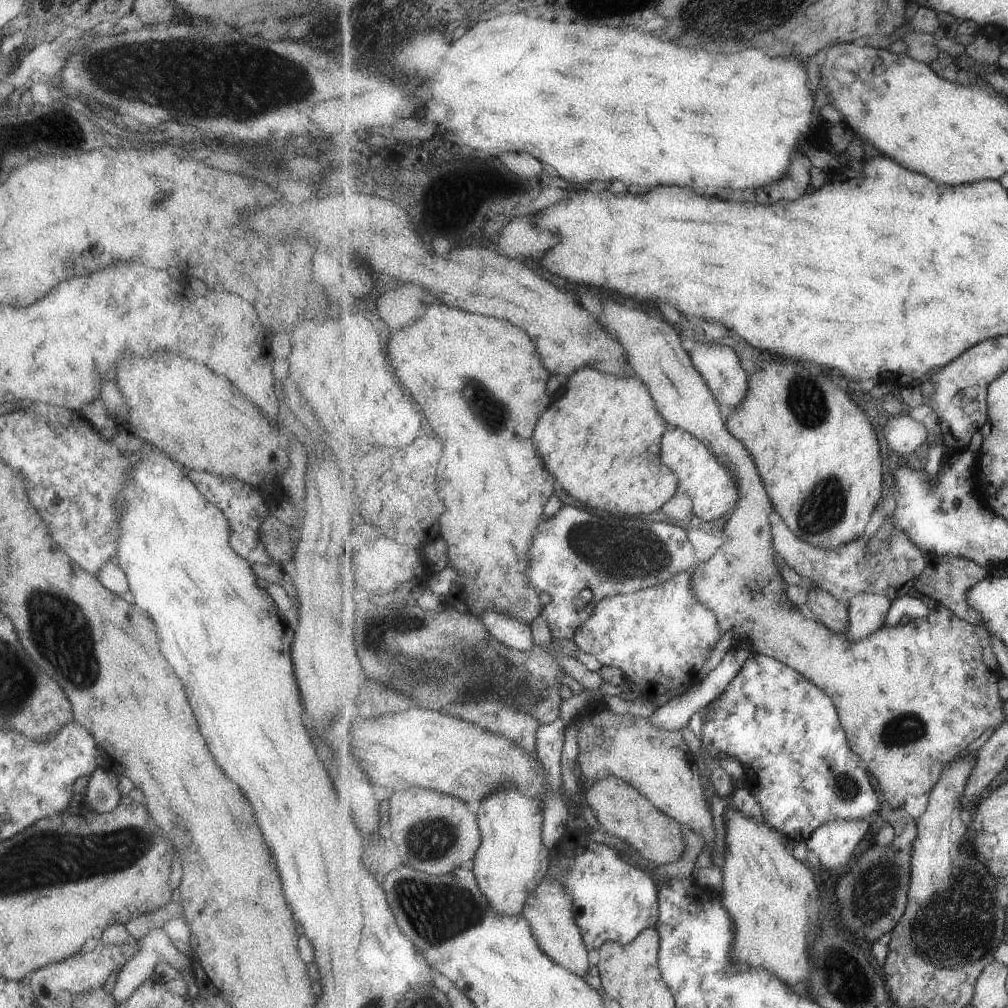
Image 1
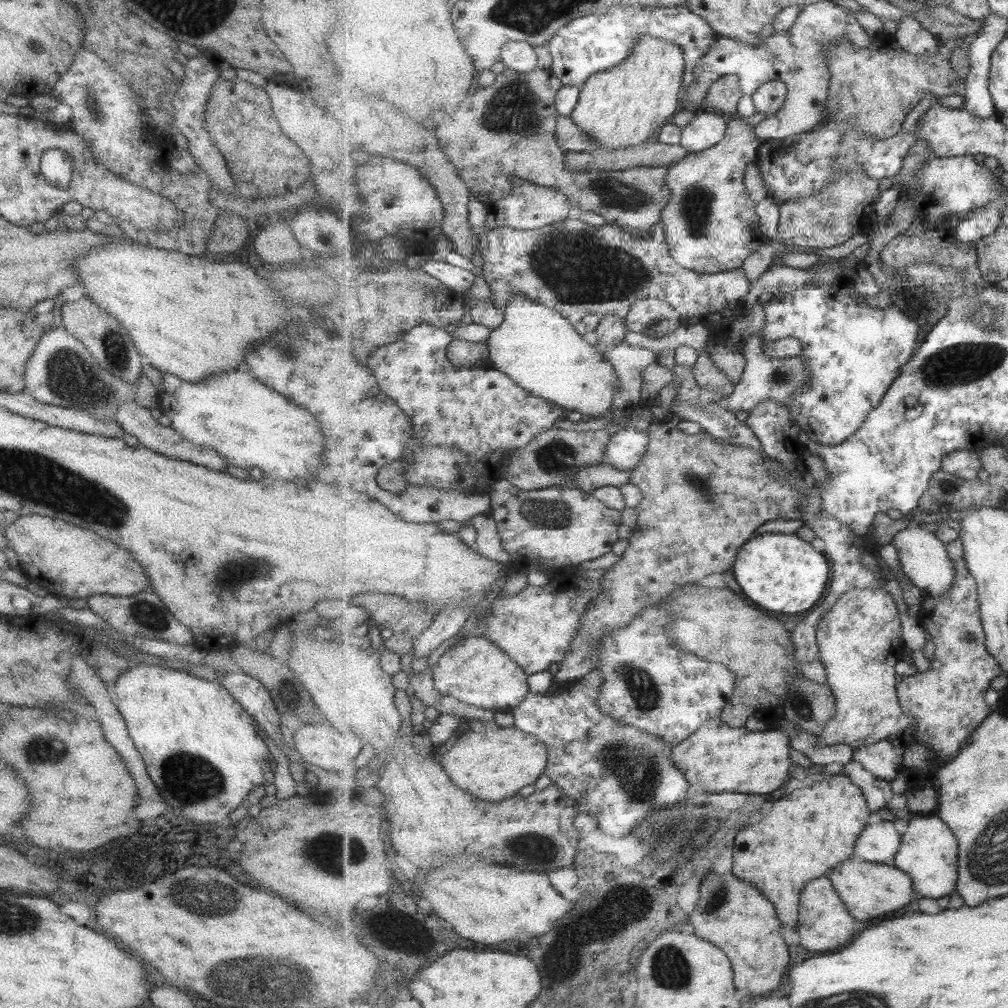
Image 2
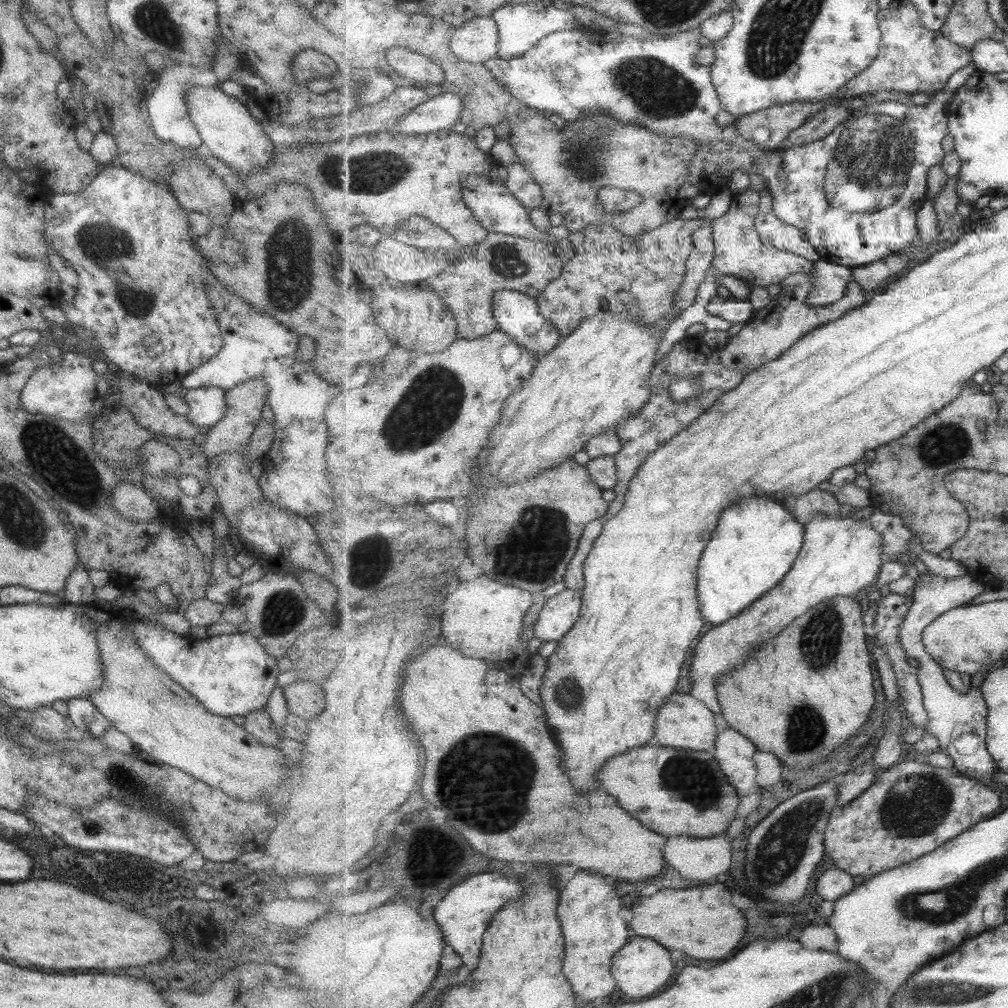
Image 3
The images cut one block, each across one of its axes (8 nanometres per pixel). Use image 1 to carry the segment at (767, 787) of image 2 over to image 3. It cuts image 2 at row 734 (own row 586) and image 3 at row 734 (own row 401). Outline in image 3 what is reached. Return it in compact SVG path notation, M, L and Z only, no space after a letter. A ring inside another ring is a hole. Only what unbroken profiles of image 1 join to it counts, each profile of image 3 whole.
M673 693L665 699L665 705L661 707L657 715L657 732L655 739L660 746L696 751L710 751L716 748L719 732L715 726L715 714L689 693Z

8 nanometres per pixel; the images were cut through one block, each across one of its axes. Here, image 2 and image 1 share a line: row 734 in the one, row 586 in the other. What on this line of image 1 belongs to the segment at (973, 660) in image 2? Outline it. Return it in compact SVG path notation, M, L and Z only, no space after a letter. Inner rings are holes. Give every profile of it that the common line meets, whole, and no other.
M931 553L927 555L927 565L924 573L918 578L913 590L917 596L927 600L934 606L940 605L950 608L957 616L965 619L967 622L979 624L984 622L981 613L975 610L968 603L968 592L972 586L981 582L987 576L988 568L976 563L968 557L958 557L949 555L937 555Z

